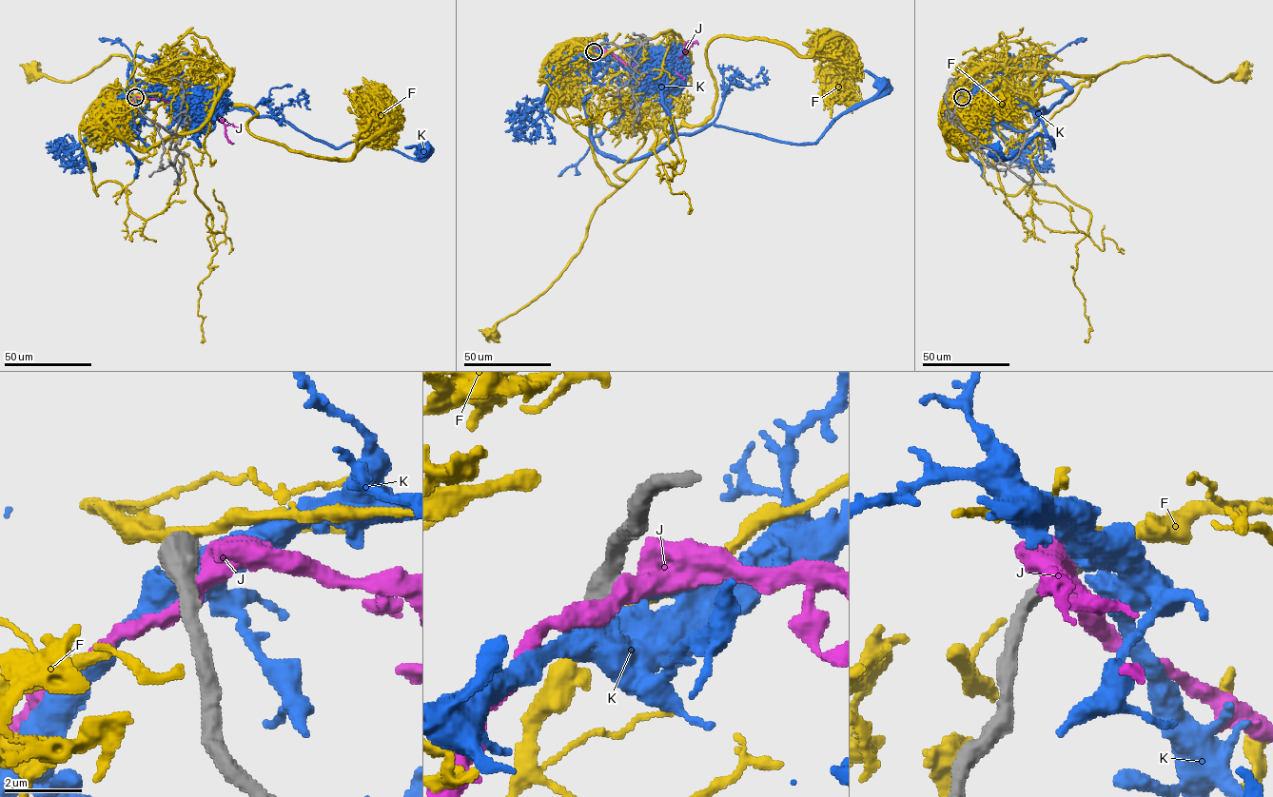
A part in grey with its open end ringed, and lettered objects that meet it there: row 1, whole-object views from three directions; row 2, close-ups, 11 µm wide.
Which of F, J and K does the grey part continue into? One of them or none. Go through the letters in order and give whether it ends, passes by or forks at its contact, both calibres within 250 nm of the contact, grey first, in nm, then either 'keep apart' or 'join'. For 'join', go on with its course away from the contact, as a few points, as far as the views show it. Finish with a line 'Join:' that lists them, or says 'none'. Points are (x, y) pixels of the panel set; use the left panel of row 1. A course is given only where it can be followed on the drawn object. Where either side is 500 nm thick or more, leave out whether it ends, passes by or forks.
F: 700 nm thick on the grey side, 280 nm on the other; keep apart
J: 500 nm thick on the grey side, 500 nm on the other; keep apart
K: 750 nm thick on the grey side, 600 nm on the other; keep apart
Join: none

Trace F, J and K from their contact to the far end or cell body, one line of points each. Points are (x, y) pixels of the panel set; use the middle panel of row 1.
F: (594, 51), (588, 67), (561, 85), (561, 105), (616, 188), (597, 208), (582, 247), (560, 275), (492, 335)
J: (595, 49), (607, 49), (626, 64), (653, 70), (680, 60), (684, 44), (693, 44)
K: (594, 51), (575, 59), (573, 73), (595, 145), (620, 160), (711, 124), (813, 144), (880, 84)

